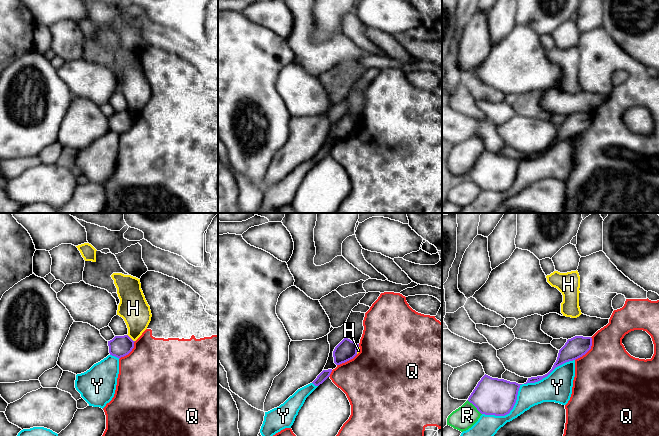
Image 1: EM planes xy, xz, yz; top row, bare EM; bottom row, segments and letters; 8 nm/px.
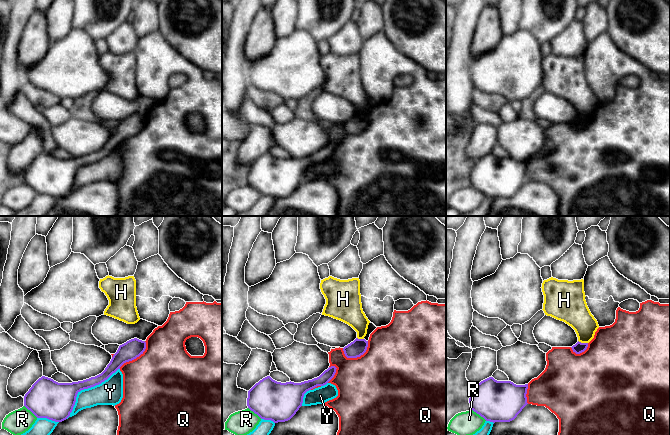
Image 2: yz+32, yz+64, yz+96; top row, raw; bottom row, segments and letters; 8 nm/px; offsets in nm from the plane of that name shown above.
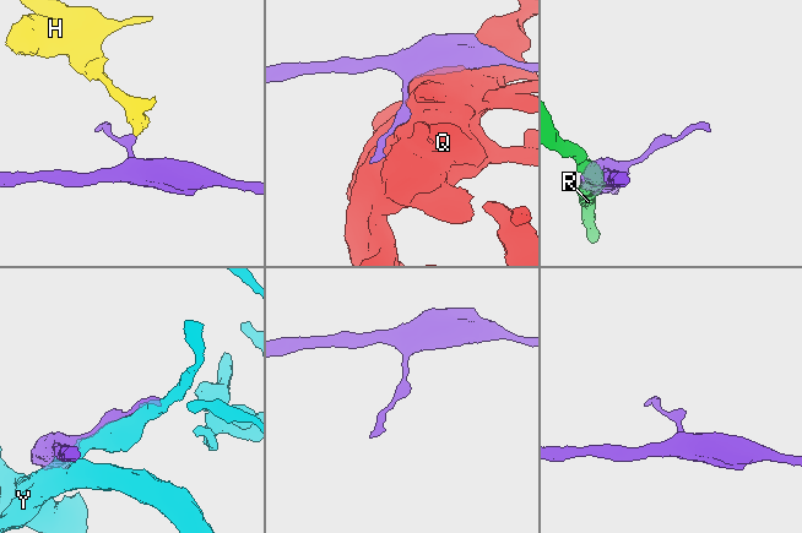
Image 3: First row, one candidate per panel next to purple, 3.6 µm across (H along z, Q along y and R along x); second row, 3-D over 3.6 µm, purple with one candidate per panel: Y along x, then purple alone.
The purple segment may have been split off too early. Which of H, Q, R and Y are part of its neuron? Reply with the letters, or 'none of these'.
none of these

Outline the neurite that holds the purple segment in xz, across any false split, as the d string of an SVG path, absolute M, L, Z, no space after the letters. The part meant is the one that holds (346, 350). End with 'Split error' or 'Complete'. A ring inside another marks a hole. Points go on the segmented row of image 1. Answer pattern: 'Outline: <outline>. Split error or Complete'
Outline: M344 338L333 351L334 363L340 365L353 359L357 355L358 347L356 342Z. Complete

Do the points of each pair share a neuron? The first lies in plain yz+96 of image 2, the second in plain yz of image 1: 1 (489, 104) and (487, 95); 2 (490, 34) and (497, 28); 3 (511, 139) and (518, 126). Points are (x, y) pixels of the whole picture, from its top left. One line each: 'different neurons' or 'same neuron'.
1: same neuron
2: different neurons
3: same neuron

